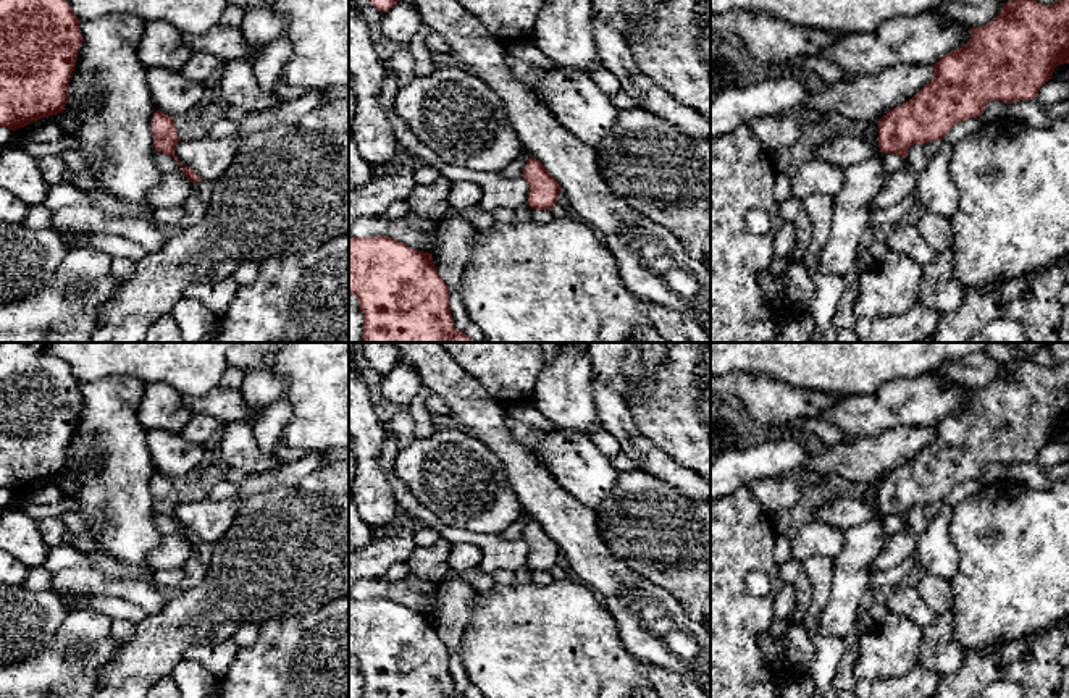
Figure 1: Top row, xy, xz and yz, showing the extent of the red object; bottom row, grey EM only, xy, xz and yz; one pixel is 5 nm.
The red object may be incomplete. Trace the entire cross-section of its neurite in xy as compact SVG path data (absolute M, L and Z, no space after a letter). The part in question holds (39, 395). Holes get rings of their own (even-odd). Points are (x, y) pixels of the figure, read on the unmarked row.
M0 343L0 490L16 493L65 472L81 407L68 364L29 343Z

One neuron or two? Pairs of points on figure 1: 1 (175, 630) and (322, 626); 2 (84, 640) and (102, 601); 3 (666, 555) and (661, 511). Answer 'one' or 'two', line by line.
1: two
2: two
3: one

